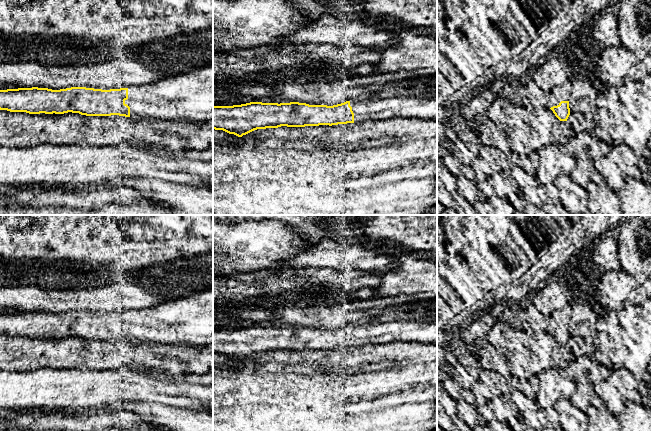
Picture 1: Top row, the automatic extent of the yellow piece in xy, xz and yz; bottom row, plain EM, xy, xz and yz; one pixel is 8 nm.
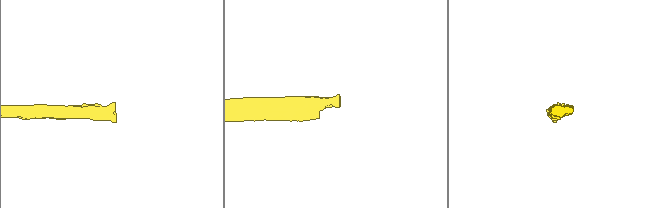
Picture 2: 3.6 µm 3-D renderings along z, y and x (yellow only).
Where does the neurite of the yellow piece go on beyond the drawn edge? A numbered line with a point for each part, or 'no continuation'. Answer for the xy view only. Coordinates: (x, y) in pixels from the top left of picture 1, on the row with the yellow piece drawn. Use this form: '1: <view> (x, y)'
1: xy (189, 96)

